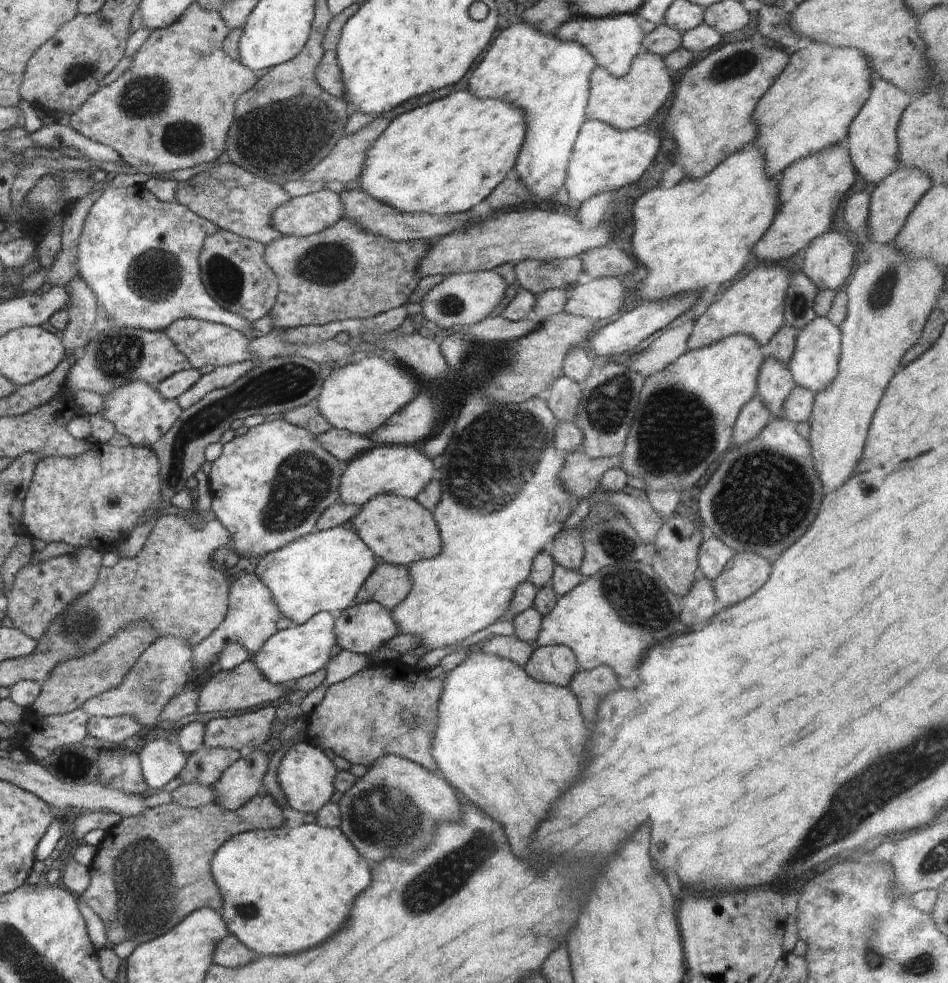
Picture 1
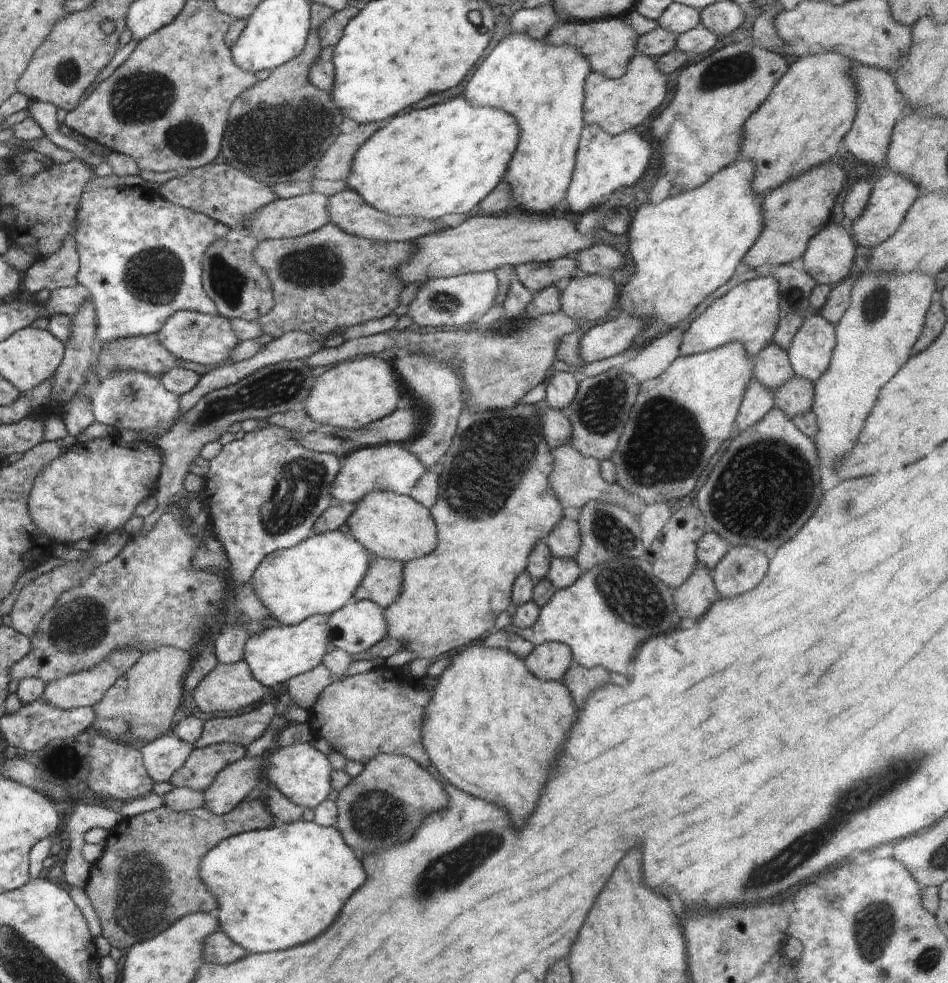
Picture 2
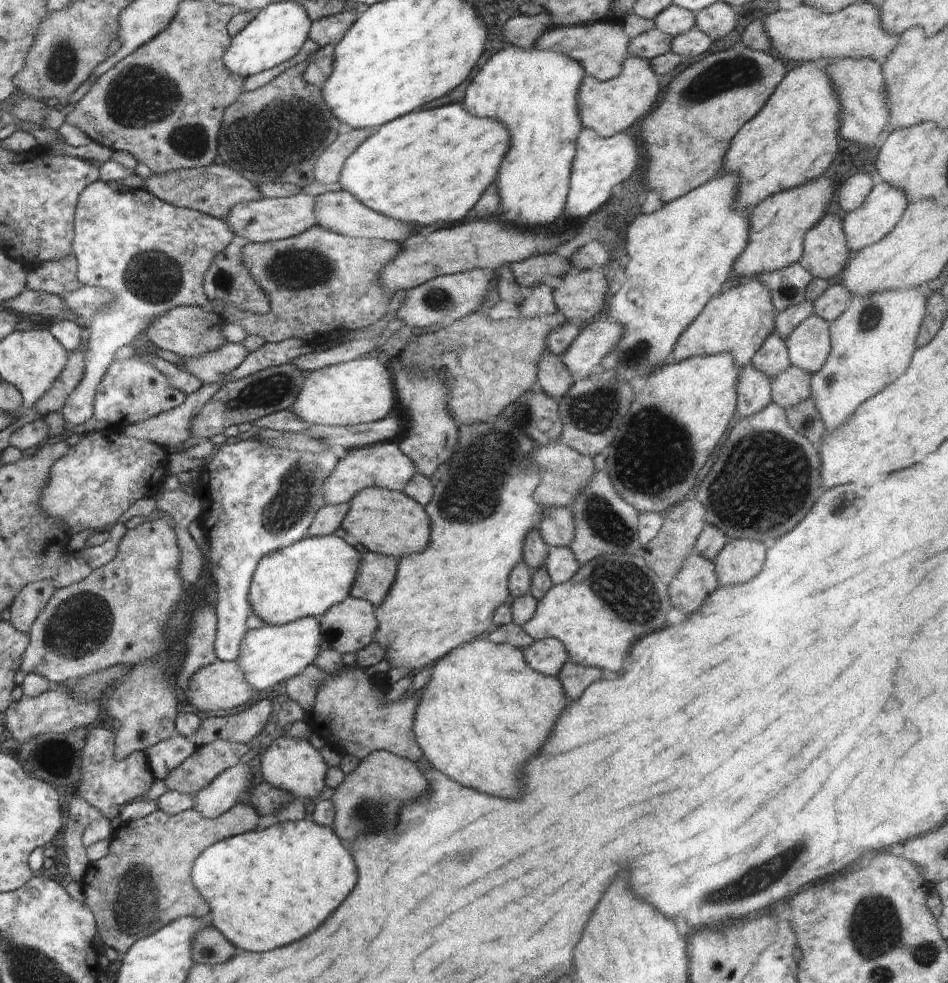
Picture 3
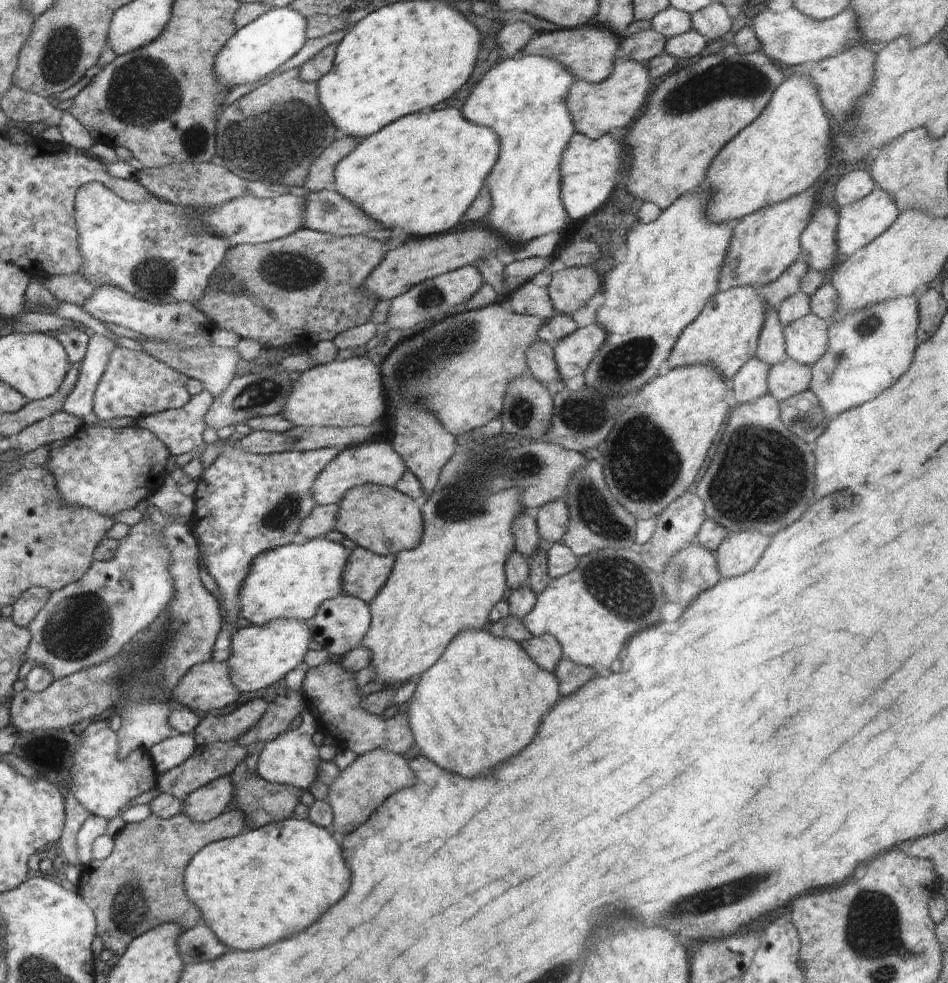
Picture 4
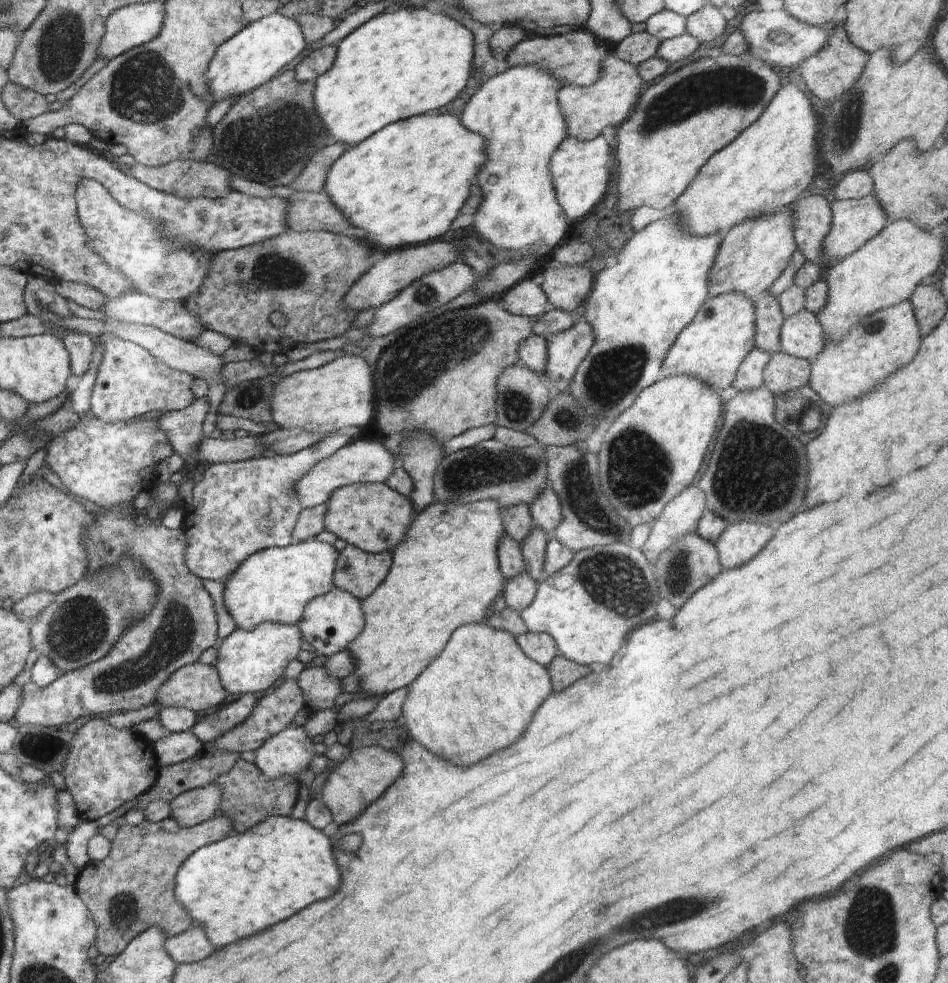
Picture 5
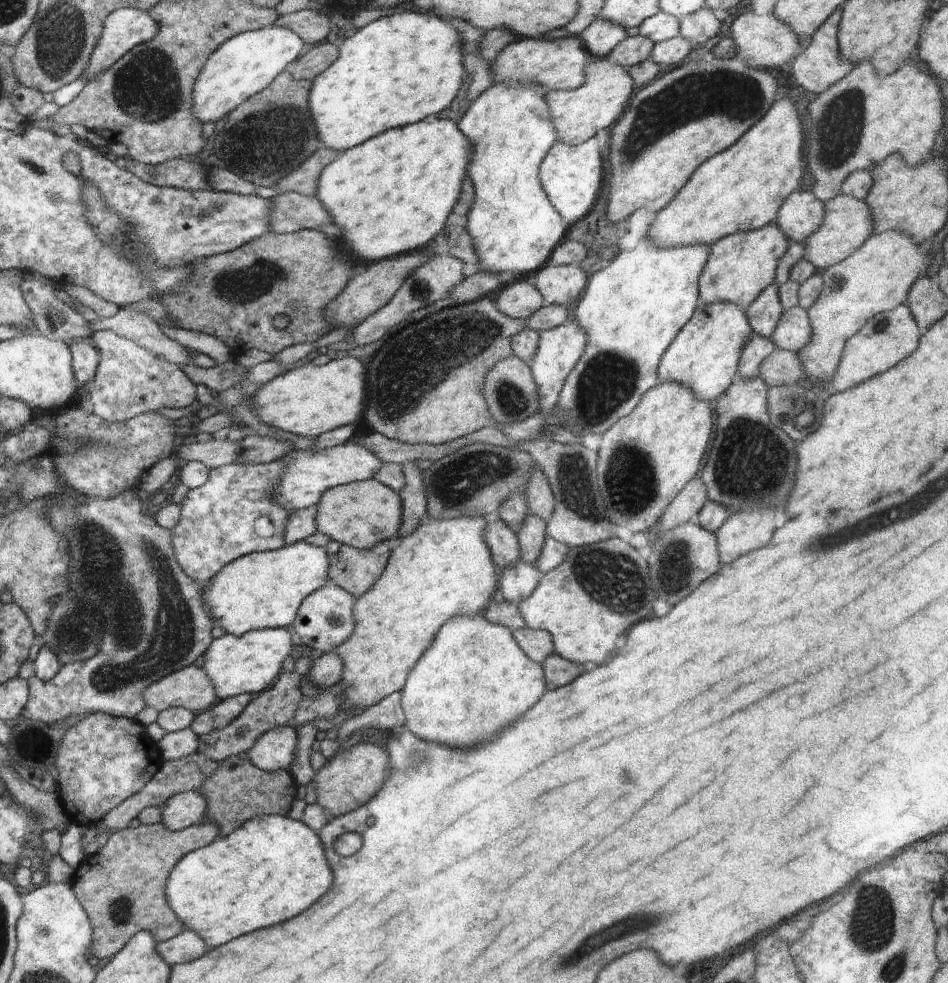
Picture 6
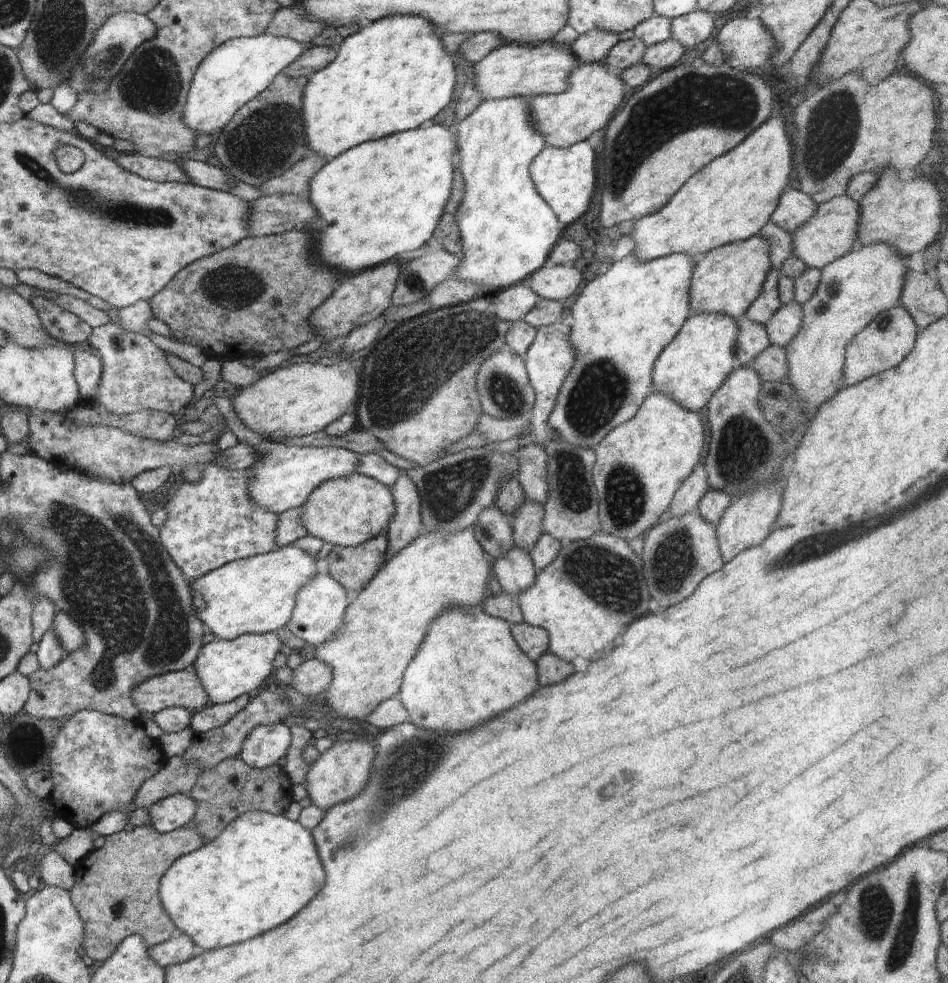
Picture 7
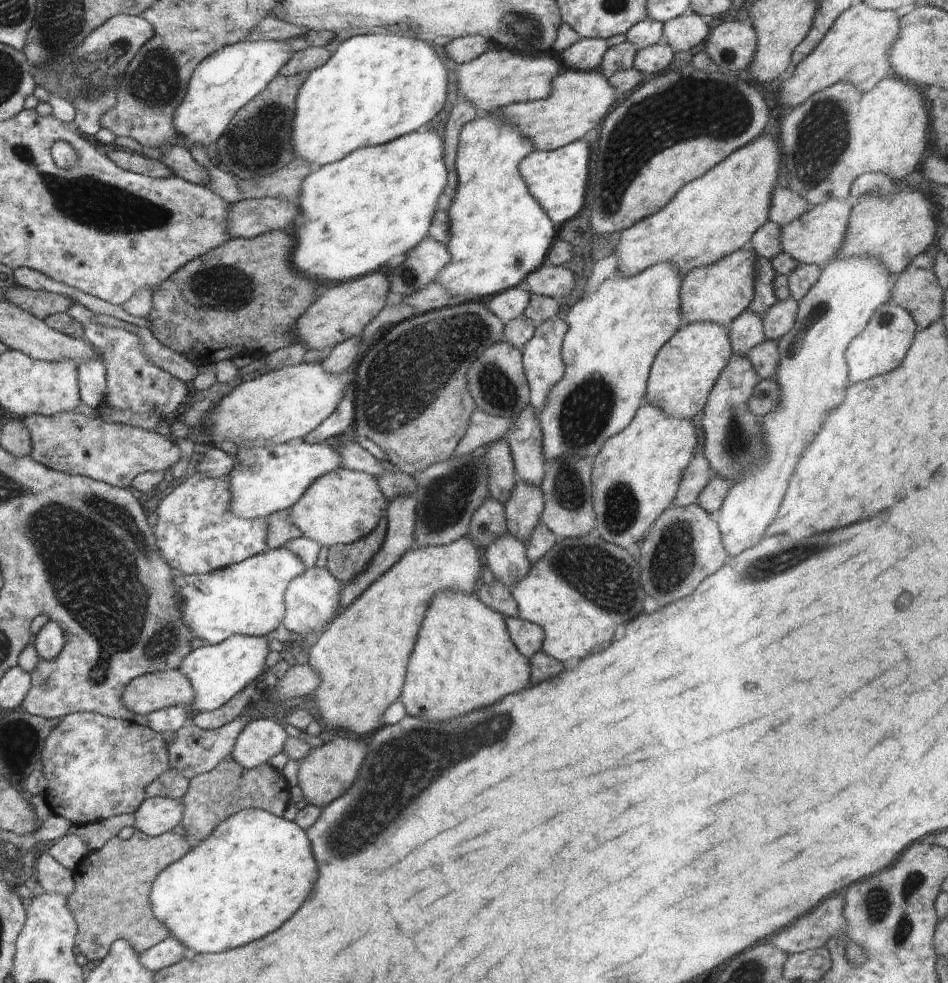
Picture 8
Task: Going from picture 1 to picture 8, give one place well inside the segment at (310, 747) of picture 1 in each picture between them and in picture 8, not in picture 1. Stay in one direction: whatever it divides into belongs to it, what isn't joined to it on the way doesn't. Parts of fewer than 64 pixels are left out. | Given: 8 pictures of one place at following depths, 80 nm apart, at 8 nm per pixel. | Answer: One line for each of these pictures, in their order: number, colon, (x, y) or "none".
2: (302, 773)
3: (292, 764)
4: (292, 758)
5: (289, 752)
6: (273, 750)
7: (265, 744)
8: (262, 737)

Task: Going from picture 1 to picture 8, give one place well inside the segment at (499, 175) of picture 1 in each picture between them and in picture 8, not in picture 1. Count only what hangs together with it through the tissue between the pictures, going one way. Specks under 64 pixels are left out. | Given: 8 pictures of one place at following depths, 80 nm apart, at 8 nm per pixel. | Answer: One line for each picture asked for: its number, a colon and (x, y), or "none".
2: (445, 159)
3: (428, 167)
4: (417, 176)
5: (404, 185)
6: (392, 194)
7: (380, 198)
8: (377, 202)

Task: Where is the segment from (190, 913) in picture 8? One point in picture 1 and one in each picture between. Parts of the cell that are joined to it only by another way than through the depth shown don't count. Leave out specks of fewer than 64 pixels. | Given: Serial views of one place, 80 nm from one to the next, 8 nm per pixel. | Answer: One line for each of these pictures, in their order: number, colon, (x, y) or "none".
1: (286, 889)
2: (278, 887)
3: (252, 881)
4: (284, 874)
5: (239, 885)
6: (272, 868)
7: (263, 868)

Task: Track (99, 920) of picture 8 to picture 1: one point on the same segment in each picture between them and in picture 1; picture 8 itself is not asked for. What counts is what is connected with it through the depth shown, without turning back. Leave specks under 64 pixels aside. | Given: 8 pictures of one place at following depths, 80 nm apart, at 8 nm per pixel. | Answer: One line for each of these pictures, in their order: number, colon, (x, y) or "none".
1: (162, 856)
2: (148, 878)
3: (145, 882)
4: (141, 886)
5: (131, 890)
6: (122, 886)
7: (116, 889)

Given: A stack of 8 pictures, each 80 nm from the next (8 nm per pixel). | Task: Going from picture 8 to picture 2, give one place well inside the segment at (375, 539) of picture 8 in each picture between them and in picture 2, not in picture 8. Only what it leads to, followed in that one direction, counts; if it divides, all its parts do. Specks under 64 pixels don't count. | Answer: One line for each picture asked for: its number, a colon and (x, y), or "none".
2: (442, 602)
3: (482, 507)
4: (421, 599)
5: (445, 573)
6: (404, 591)
7: (385, 623)

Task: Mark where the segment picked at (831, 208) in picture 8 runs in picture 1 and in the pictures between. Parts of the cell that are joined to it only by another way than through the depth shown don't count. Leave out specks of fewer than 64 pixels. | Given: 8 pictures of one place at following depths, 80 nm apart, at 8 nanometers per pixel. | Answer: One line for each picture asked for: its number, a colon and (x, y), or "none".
1: (893, 198)
2: (891, 196)
3: (880, 212)
4: (862, 221)
5: (854, 221)
6: (847, 223)
7: (830, 233)

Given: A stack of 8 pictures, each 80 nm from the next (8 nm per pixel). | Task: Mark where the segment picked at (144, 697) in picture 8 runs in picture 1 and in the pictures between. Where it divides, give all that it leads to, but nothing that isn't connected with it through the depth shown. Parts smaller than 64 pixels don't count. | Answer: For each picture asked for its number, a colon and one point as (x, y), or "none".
1: (244, 687)
2: (229, 687)
3: (222, 685)
4: (208, 686)
5: (197, 687)
6: (191, 688)
7: (183, 688)

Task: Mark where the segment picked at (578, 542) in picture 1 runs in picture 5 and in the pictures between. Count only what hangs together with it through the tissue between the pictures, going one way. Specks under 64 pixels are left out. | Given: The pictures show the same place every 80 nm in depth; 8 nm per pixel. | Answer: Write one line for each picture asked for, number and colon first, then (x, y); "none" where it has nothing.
2: (563, 541)
3: (557, 528)
4: (552, 518)
5: (545, 509)

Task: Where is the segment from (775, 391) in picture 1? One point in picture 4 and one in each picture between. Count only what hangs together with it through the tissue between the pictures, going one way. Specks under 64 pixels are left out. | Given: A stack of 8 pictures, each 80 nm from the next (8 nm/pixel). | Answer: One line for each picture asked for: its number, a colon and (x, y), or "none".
2: (771, 366)
3: (772, 357)
4: (771, 348)

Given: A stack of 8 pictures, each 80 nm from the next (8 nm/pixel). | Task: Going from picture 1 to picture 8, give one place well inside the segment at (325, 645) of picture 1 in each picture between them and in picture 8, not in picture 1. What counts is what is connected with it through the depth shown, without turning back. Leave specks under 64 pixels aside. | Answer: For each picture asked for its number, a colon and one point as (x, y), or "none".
2: (277, 654)
3: (271, 654)
4: (261, 655)
5: (250, 661)
6: (249, 663)
7: (227, 669)
8: (217, 673)

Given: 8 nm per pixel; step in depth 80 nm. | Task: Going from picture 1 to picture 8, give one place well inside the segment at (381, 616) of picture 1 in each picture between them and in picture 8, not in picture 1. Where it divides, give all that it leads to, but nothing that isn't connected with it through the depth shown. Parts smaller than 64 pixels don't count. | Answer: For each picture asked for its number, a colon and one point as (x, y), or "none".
2: (355, 627)
3: (350, 625)
4: (339, 625)
5: (330, 622)
6: (324, 619)
7: (320, 605)
8: (312, 599)

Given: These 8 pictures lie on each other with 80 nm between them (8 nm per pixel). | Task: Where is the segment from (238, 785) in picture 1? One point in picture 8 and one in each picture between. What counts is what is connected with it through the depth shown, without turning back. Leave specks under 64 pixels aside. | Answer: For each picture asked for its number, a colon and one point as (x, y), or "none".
2: (234, 782)
3: (214, 800)
4: (207, 802)
5: (191, 808)
6: (180, 811)
7: (176, 811)
8: (157, 815)

